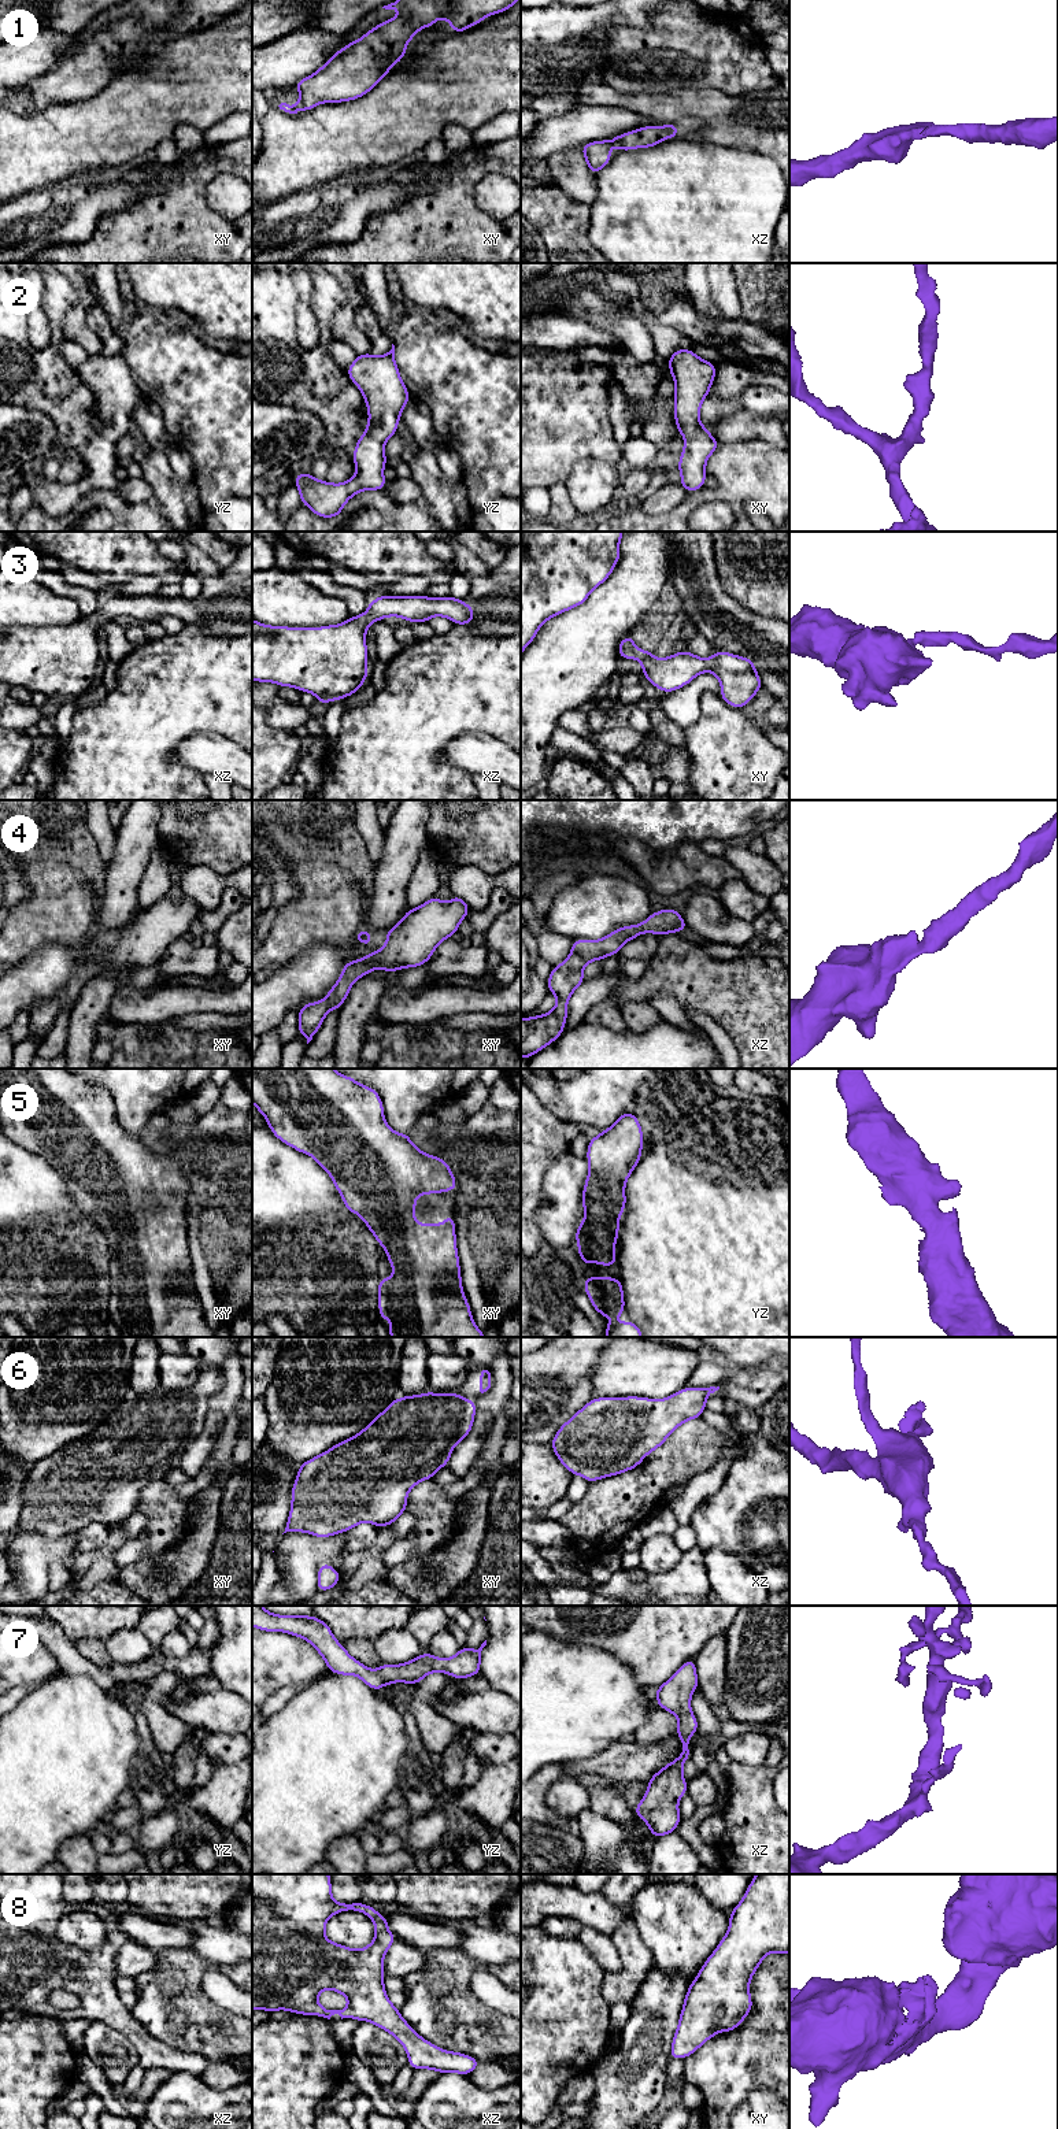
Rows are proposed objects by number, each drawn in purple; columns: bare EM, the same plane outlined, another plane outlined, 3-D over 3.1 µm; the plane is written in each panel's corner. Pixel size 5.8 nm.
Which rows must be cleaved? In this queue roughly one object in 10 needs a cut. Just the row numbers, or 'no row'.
no row

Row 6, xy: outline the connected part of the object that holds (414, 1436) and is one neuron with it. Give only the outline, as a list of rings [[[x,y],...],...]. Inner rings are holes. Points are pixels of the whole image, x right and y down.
[[[455,1392],[403,1396],[392,1403],[358,1434],[302,1463],[293,1484],[292,1506],[285,1532],[303,1532],[326,1539],[369,1522],[380,1529],[392,1525],[407,1508],[407,1495],[419,1482],[450,1463],[455,1445],[473,1429],[477,1406]],[[282,1533],[282,1534],[284,1534]]]

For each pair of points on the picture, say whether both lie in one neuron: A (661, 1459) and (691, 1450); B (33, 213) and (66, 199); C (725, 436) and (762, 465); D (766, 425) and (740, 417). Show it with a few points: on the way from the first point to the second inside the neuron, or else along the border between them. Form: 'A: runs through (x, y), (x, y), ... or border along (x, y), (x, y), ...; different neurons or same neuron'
A: runs through (668, 1459), (679, 1459), (684, 1454); same neuron
B: runs through (41, 213), (52, 213), (58, 207); same neuron
C: border along (766, 441), (739, 440), (720, 444); different neurons
D: runs through (759, 425), (747, 424); same neuron

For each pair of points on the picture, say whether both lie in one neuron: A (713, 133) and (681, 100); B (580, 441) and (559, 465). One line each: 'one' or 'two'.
A: one
B: one

